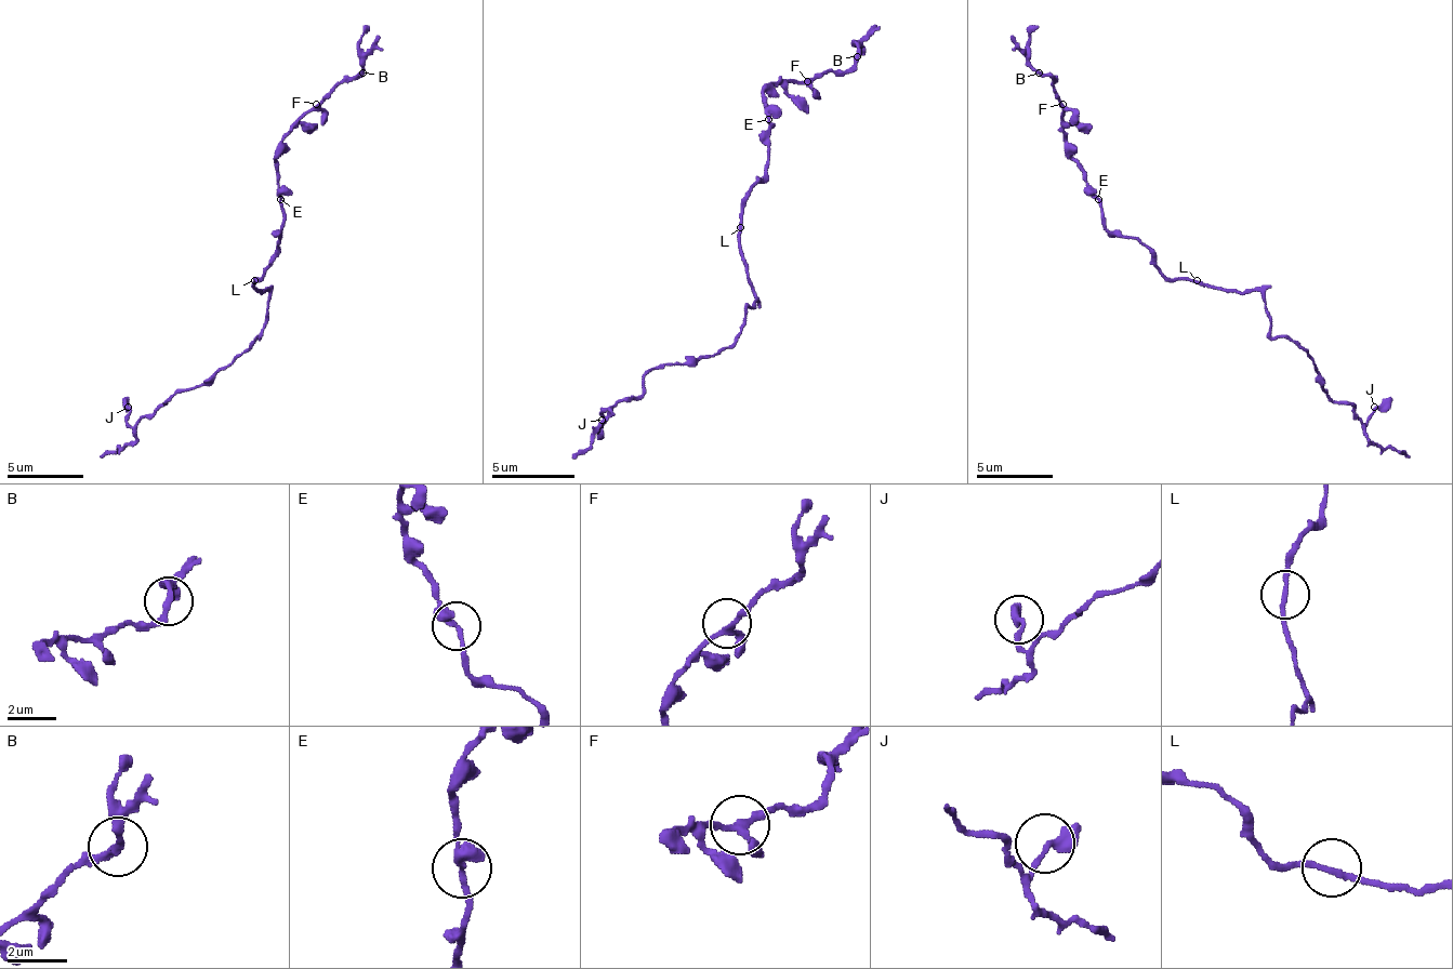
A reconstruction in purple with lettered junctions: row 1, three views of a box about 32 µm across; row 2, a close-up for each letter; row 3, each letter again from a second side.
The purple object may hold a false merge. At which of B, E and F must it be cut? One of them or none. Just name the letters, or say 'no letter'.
no letter

